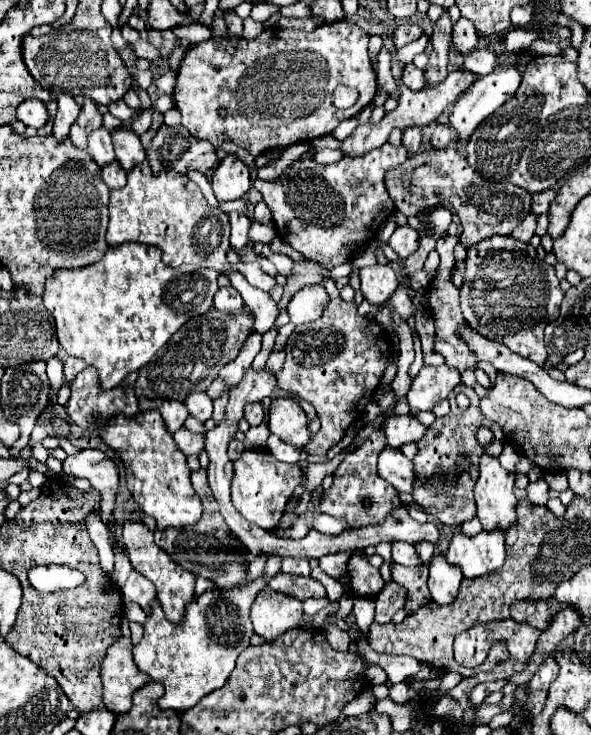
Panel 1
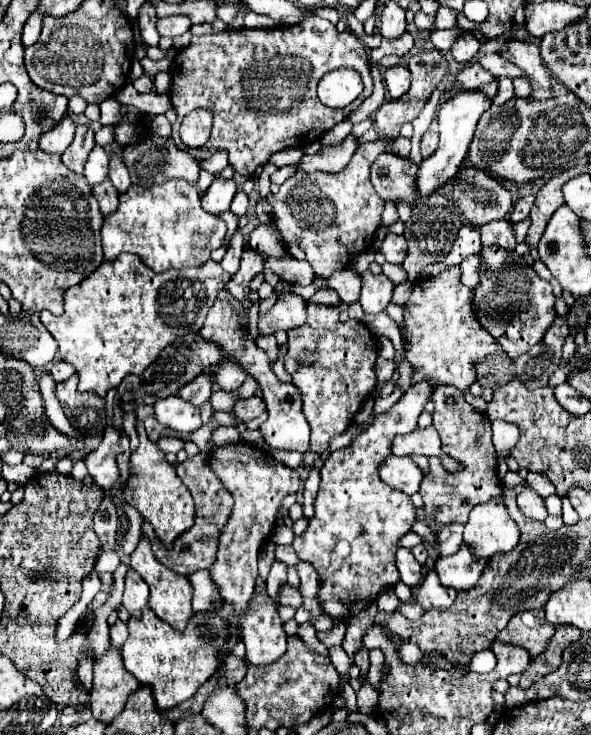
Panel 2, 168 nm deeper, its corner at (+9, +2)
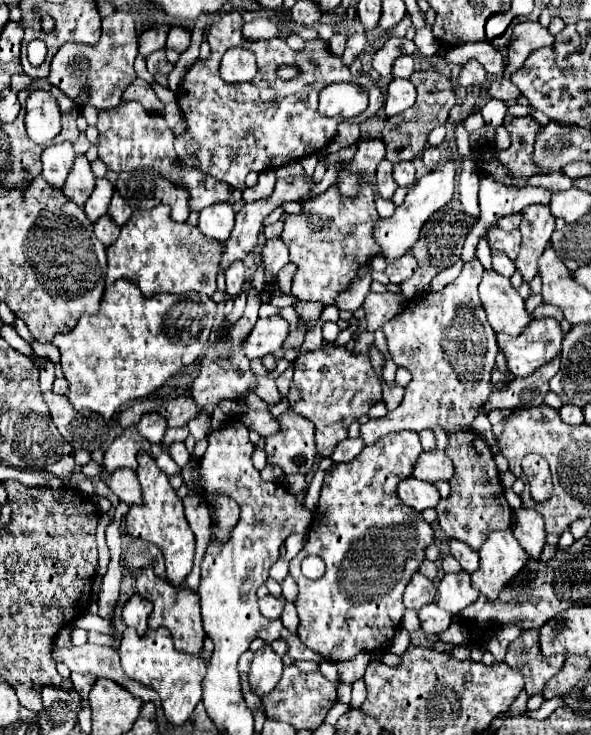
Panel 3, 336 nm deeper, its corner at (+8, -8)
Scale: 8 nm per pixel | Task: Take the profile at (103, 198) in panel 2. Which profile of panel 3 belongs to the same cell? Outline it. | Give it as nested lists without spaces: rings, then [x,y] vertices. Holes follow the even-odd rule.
[[[103,216],[103,218],[95,224],[95,236],[99,238],[99,242],[101,242],[103,246],[109,248],[109,246],[117,240],[117,236],[119,236],[119,226],[113,224],[113,220],[111,220],[109,216]]]

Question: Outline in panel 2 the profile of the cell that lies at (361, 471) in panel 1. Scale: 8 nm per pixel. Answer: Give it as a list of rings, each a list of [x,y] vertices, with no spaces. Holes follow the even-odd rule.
[[[418,382],[418,386],[412,384],[388,412],[376,416],[366,432],[356,436],[346,448],[332,452],[322,466],[322,484],[314,500],[314,516],[310,518],[308,530],[294,538],[294,550],[300,560],[308,560],[318,570],[322,610],[336,620],[356,616],[362,608],[372,604],[382,590],[394,586],[400,580],[394,564],[394,554],[398,550],[398,538],[412,530],[416,510],[410,502],[410,496],[382,484],[378,476],[378,464],[390,454],[390,444],[396,434],[408,434],[416,428],[416,420],[424,410],[424,404],[430,400],[430,394],[432,392],[426,382]]]

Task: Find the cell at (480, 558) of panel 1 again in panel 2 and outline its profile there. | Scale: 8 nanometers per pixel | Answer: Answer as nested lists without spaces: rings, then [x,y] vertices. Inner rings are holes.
[[[462,542],[460,550],[448,558],[438,558],[434,564],[434,570],[444,586],[456,588],[456,590],[468,590],[474,588],[482,570],[486,568],[486,562],[482,558],[474,558],[470,554],[470,546]]]

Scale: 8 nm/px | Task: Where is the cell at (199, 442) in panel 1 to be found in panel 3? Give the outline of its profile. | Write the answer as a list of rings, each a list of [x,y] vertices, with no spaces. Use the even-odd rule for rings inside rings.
[[[173,442],[173,444],[169,446],[169,454],[171,454],[171,458],[173,458],[181,468],[189,462],[189,450],[185,448],[183,442]]]

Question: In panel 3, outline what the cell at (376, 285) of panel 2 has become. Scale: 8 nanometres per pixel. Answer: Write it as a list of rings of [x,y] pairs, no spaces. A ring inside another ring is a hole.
[[[369,292],[365,296],[365,302],[363,302],[367,330],[375,332],[387,320],[391,320],[393,316],[397,316],[399,312],[403,312],[405,306],[407,306],[407,300],[401,294],[393,294],[393,292],[373,294],[373,292]]]

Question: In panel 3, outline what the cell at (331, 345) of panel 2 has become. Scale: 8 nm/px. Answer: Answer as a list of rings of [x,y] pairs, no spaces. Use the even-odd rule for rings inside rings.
[[[327,344],[325,348],[305,352],[297,358],[295,376],[287,400],[293,412],[305,416],[315,424],[317,454],[329,458],[335,446],[347,438],[349,424],[367,414],[369,408],[381,400],[381,392],[381,380],[369,364],[367,356],[355,356],[345,346],[335,348]]]

